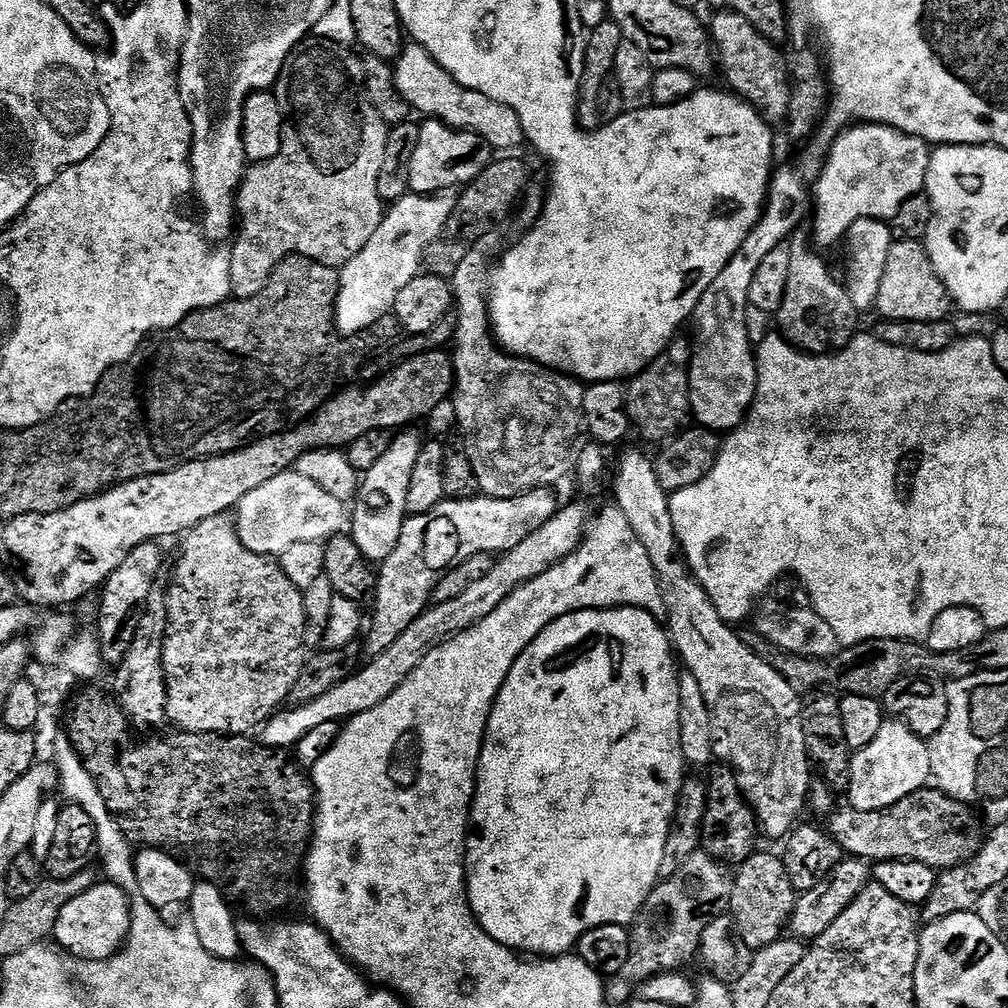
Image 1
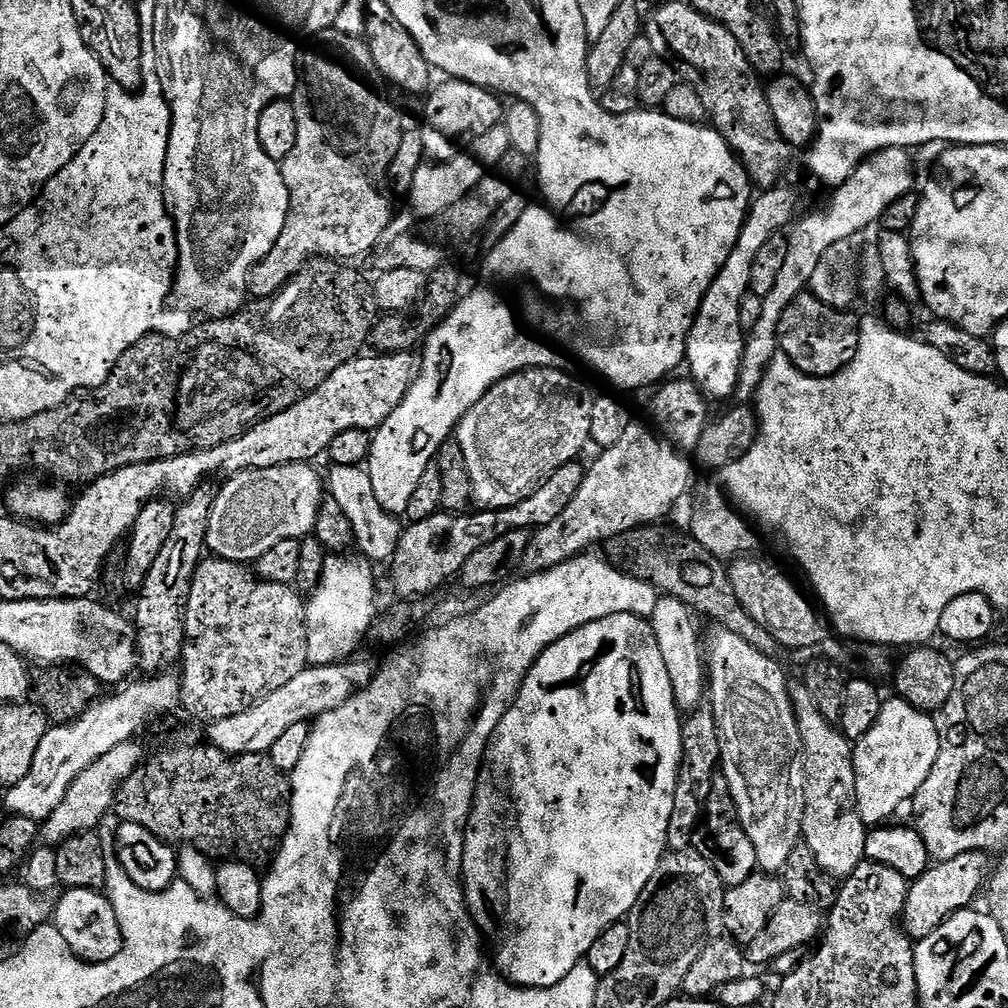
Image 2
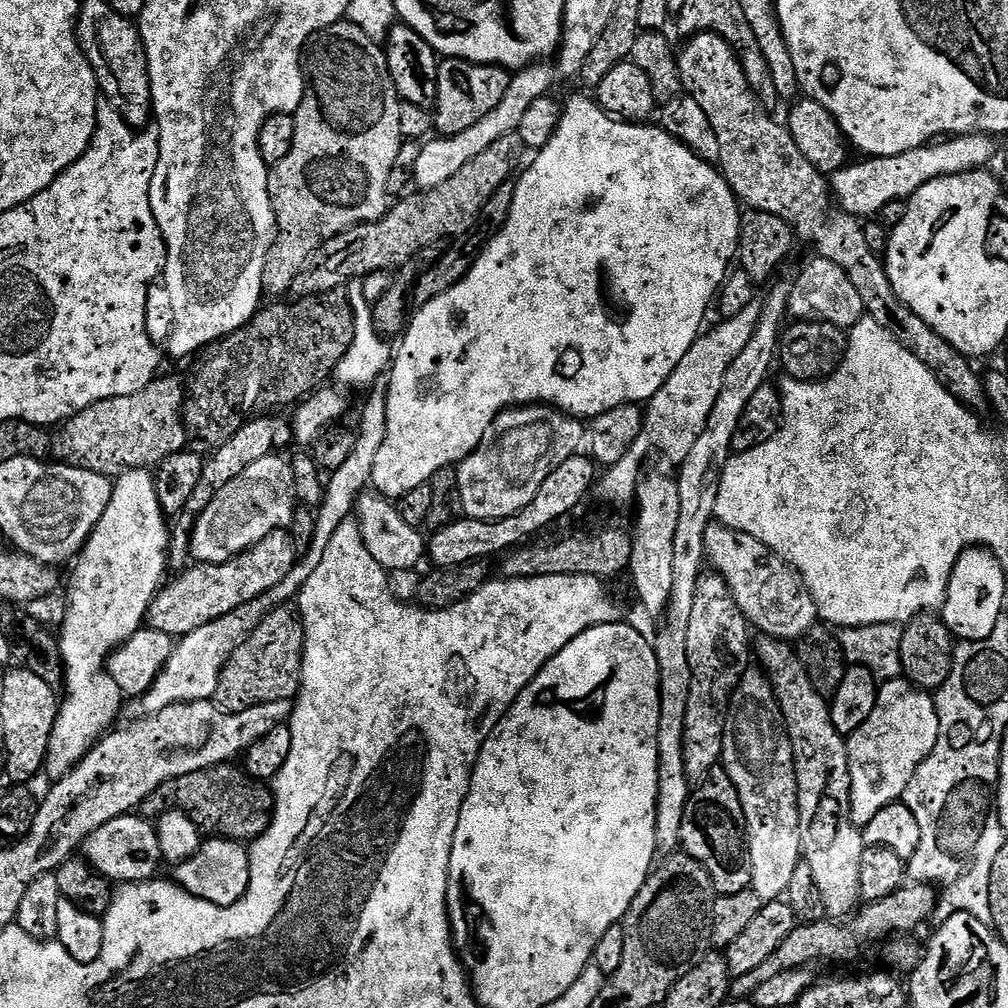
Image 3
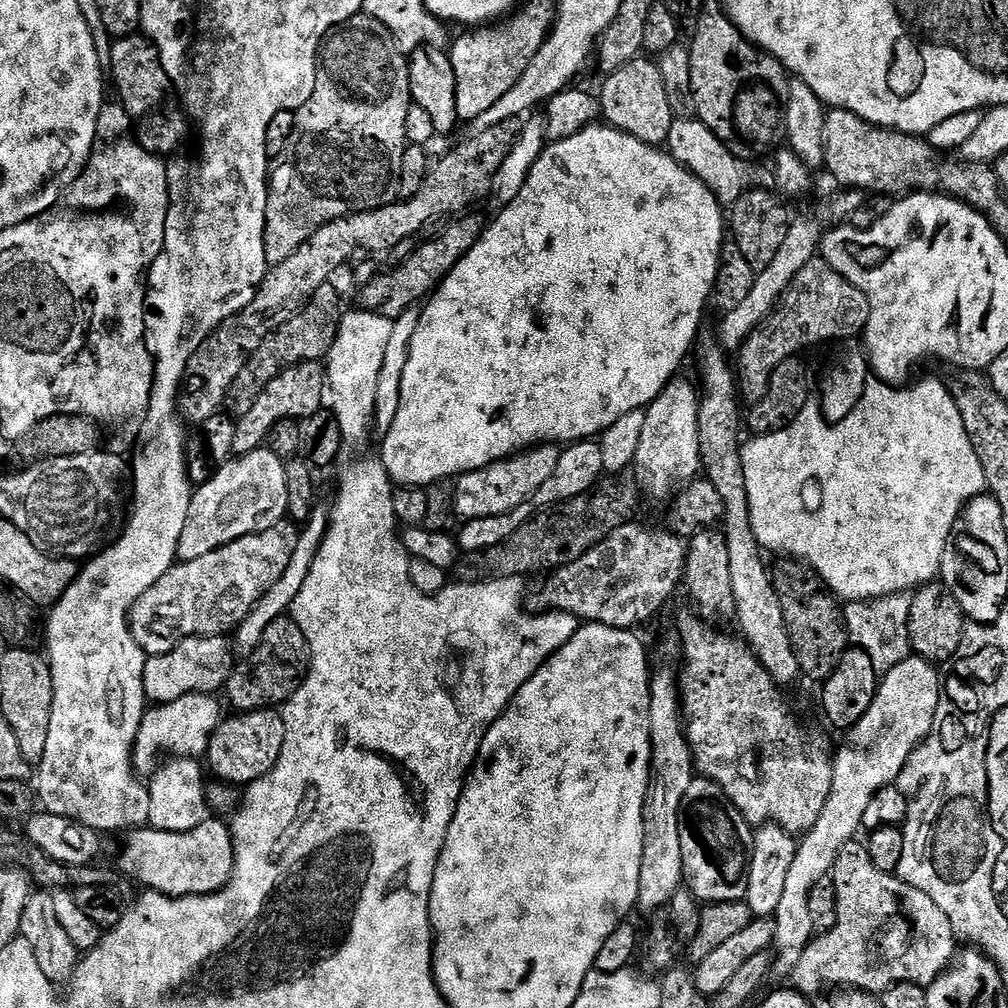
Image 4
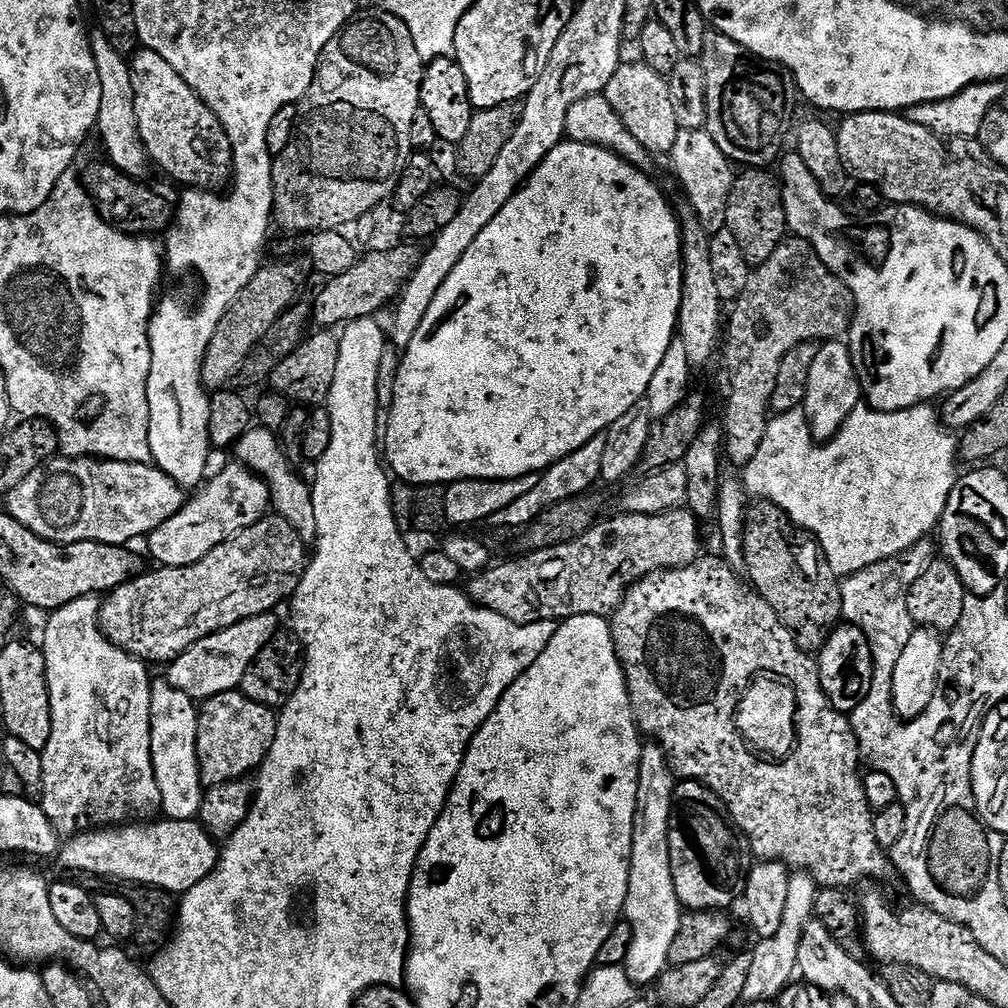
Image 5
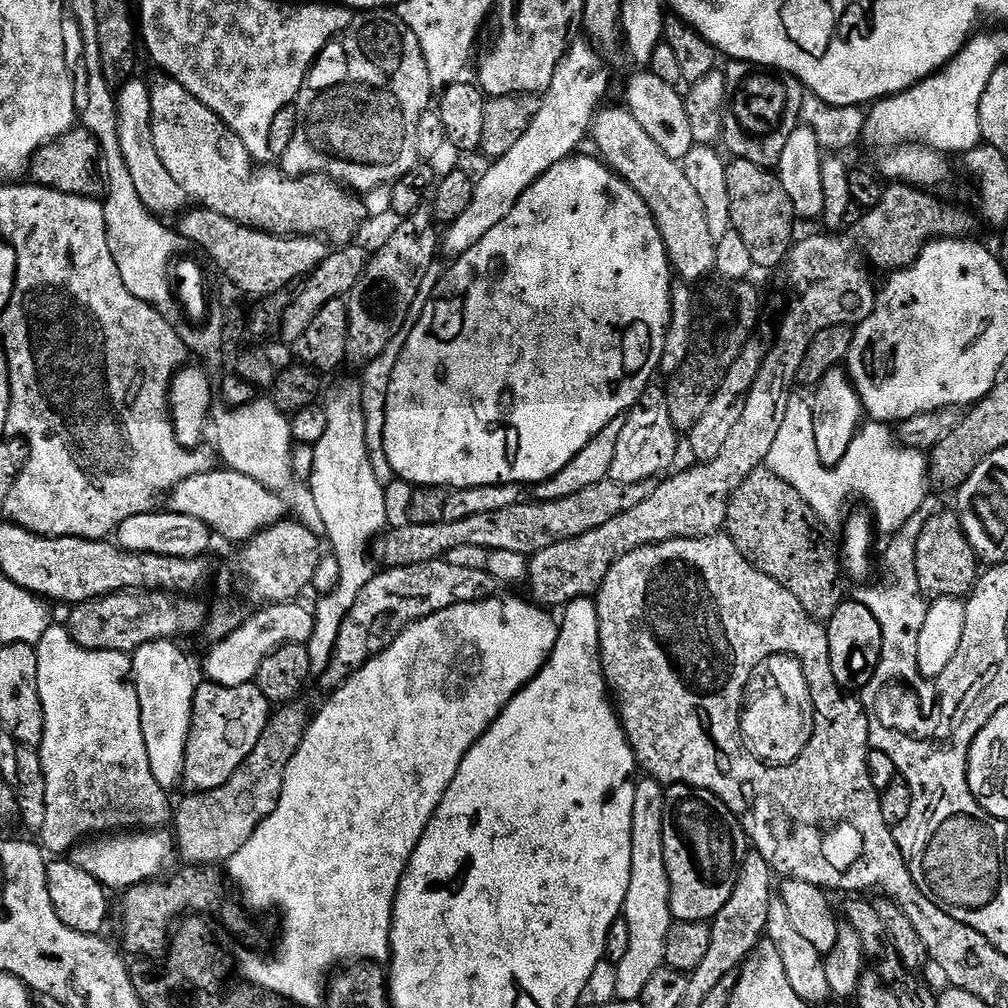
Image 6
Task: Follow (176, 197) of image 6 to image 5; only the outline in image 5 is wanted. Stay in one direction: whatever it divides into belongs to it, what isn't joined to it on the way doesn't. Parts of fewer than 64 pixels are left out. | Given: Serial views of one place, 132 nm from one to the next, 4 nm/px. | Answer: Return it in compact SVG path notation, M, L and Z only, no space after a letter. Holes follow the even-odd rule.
M94 28L89 31L88 45L94 58L96 73L101 87L99 114L96 119L96 132L106 150L107 161L112 163L119 172L142 180L150 169L148 152L145 150L141 135L138 134L137 114L134 111L134 84L130 79L127 59L114 50L104 31Z

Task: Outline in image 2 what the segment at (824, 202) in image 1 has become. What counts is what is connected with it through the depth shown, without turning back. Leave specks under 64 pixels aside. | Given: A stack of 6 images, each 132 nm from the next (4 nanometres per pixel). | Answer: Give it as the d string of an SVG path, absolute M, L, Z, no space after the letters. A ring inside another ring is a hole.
M884 148L881 152L874 153L863 164L856 167L848 181L835 189L836 208L816 212L813 216L805 215L791 225L787 233L786 262L782 265L781 273L778 274L778 282L774 284L774 290L770 290L770 294L763 297L762 318L752 331L747 333L744 342L742 370L738 374L738 386L734 393L735 399L740 399L737 401L748 402L755 397L765 370L780 352L778 336L780 319L786 308L790 306L790 302L794 302L794 298L802 295L811 285L814 270L822 254L826 254L826 250L830 250L834 242L856 238L863 228L870 227L872 223L876 224L895 200L913 191L912 183L915 182L916 176L912 173L912 156L913 153L907 148Z

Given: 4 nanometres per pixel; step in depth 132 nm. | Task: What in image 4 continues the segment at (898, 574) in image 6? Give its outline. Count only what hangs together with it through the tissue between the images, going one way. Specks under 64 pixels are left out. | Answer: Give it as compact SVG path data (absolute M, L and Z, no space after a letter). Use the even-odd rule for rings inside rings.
M907 592L890 594L877 600L853 600L843 605L844 624L848 627L848 639L855 647L870 654L877 674L885 674L908 658L912 643L908 637L912 596Z

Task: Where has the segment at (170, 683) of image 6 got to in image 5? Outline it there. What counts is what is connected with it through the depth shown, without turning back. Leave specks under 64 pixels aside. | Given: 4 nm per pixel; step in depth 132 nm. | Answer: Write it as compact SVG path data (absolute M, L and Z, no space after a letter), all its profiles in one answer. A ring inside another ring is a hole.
M153 679L150 694L152 765L158 794L162 794L160 810L169 820L193 819L200 811L200 801L204 799L205 789L200 782L200 763L196 753L199 717L197 701L191 696L170 686L167 679Z

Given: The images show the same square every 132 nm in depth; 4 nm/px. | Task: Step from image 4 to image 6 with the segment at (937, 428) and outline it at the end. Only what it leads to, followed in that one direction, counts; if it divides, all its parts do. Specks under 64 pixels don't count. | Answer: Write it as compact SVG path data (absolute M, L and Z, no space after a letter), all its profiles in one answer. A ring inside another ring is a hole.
M796 395L788 401L778 438L774 438L774 446L770 446L766 468L782 478L782 482L790 482L816 511L824 526L839 525L849 511L852 496L861 496L869 504L875 527L881 533L895 534L918 514L922 502L930 494L929 457L916 448L902 447L887 424L865 423L850 442L846 456L833 468L824 466L815 446L812 405Z

